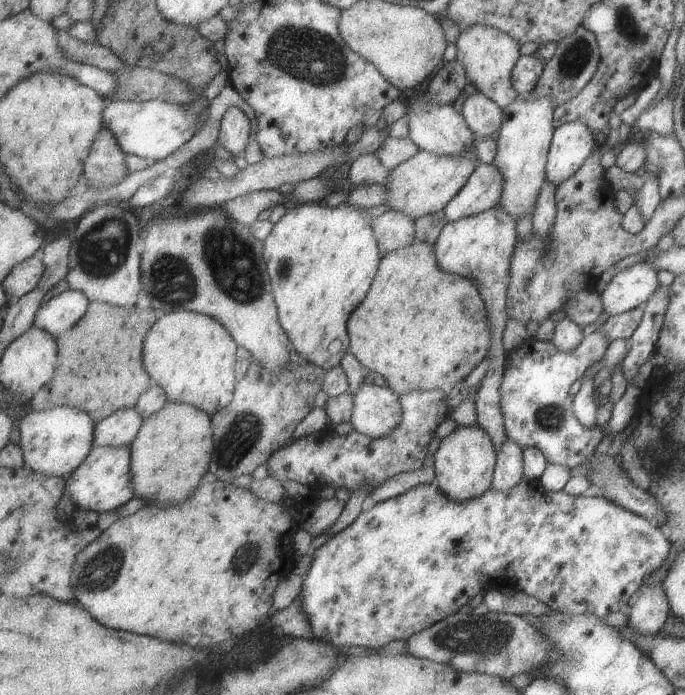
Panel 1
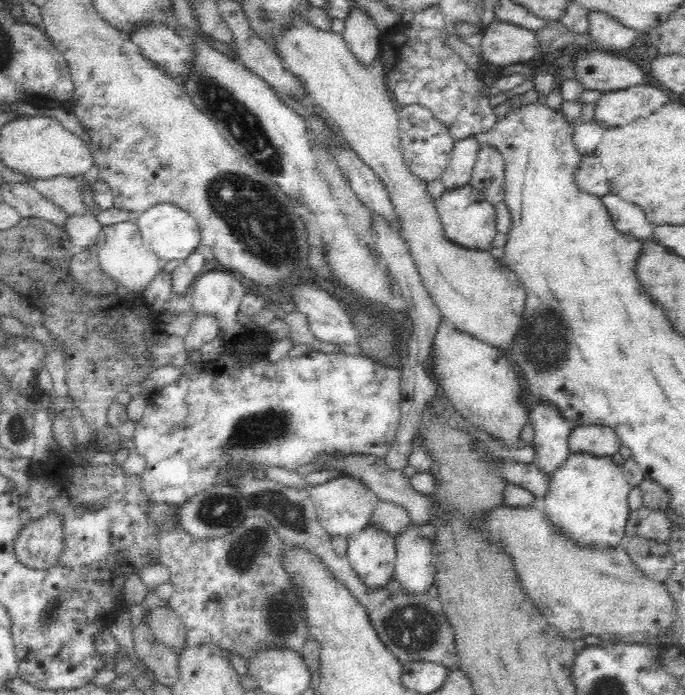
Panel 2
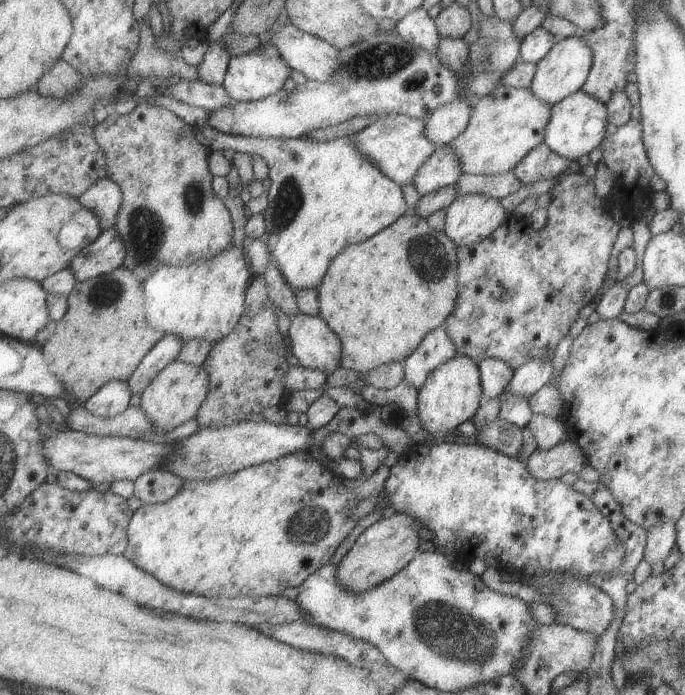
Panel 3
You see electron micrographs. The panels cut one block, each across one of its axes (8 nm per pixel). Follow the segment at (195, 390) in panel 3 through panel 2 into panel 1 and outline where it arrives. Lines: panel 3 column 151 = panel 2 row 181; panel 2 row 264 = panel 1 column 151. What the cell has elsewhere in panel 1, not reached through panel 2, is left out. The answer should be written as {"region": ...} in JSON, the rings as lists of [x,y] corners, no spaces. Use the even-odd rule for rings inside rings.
{"region":[[[169,401],[163,410],[144,420],[142,431],[131,448],[131,472],[138,498],[157,506],[189,500],[210,478],[210,464],[216,448],[211,414],[193,404]]]}

